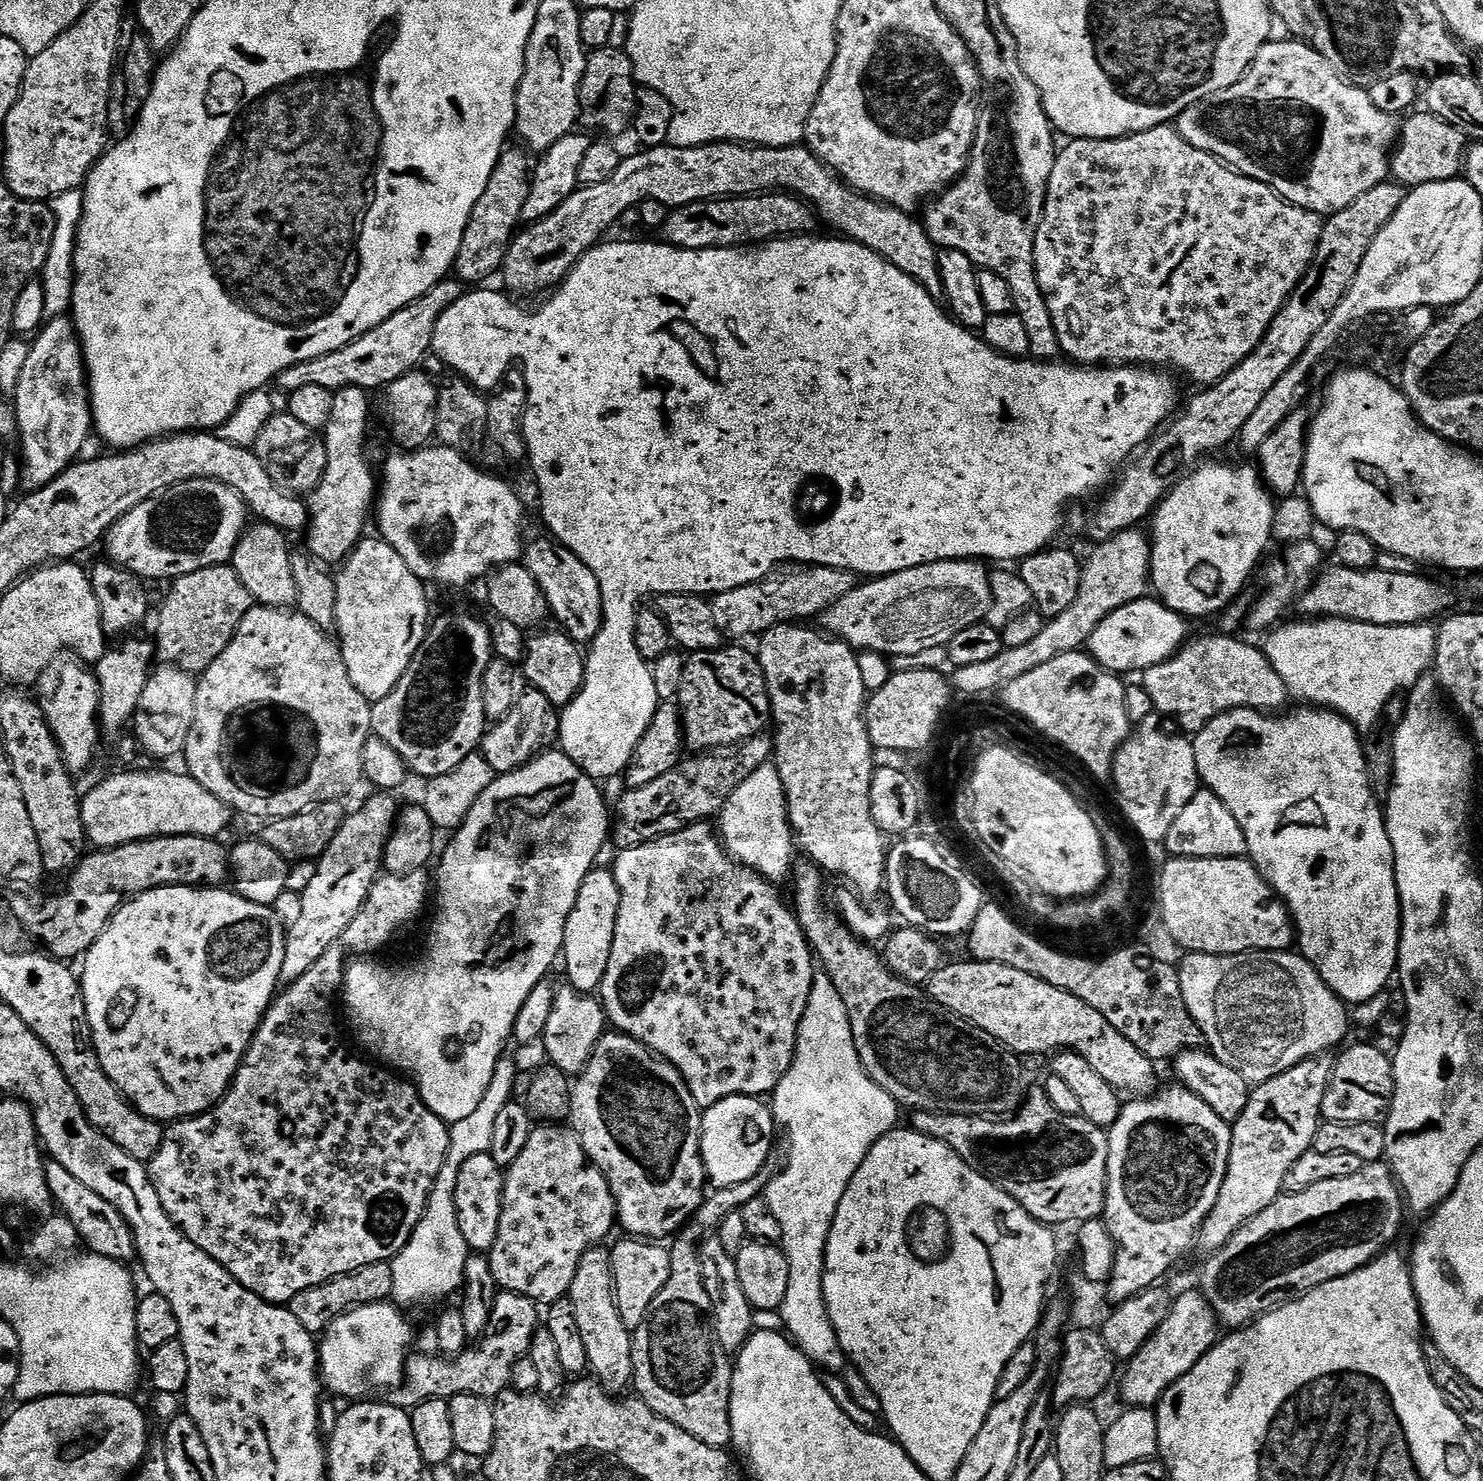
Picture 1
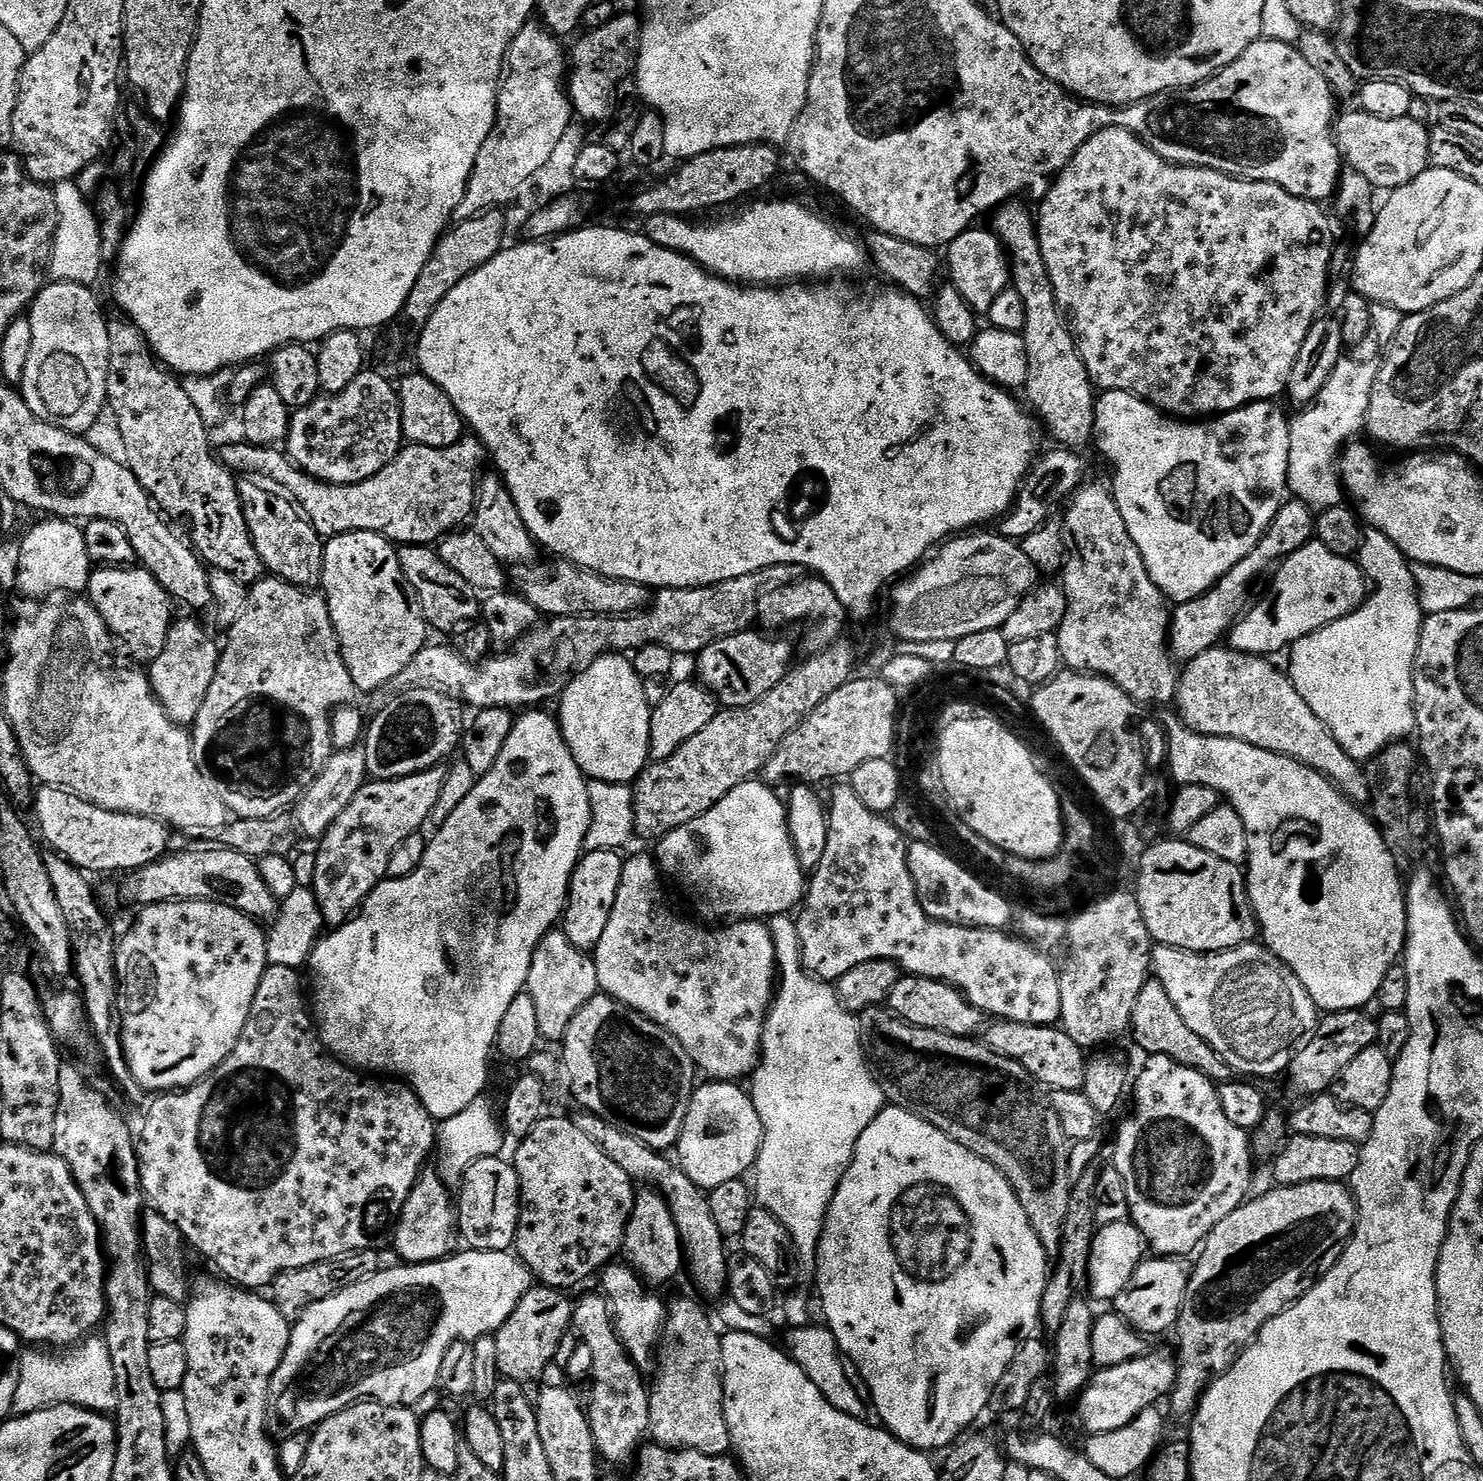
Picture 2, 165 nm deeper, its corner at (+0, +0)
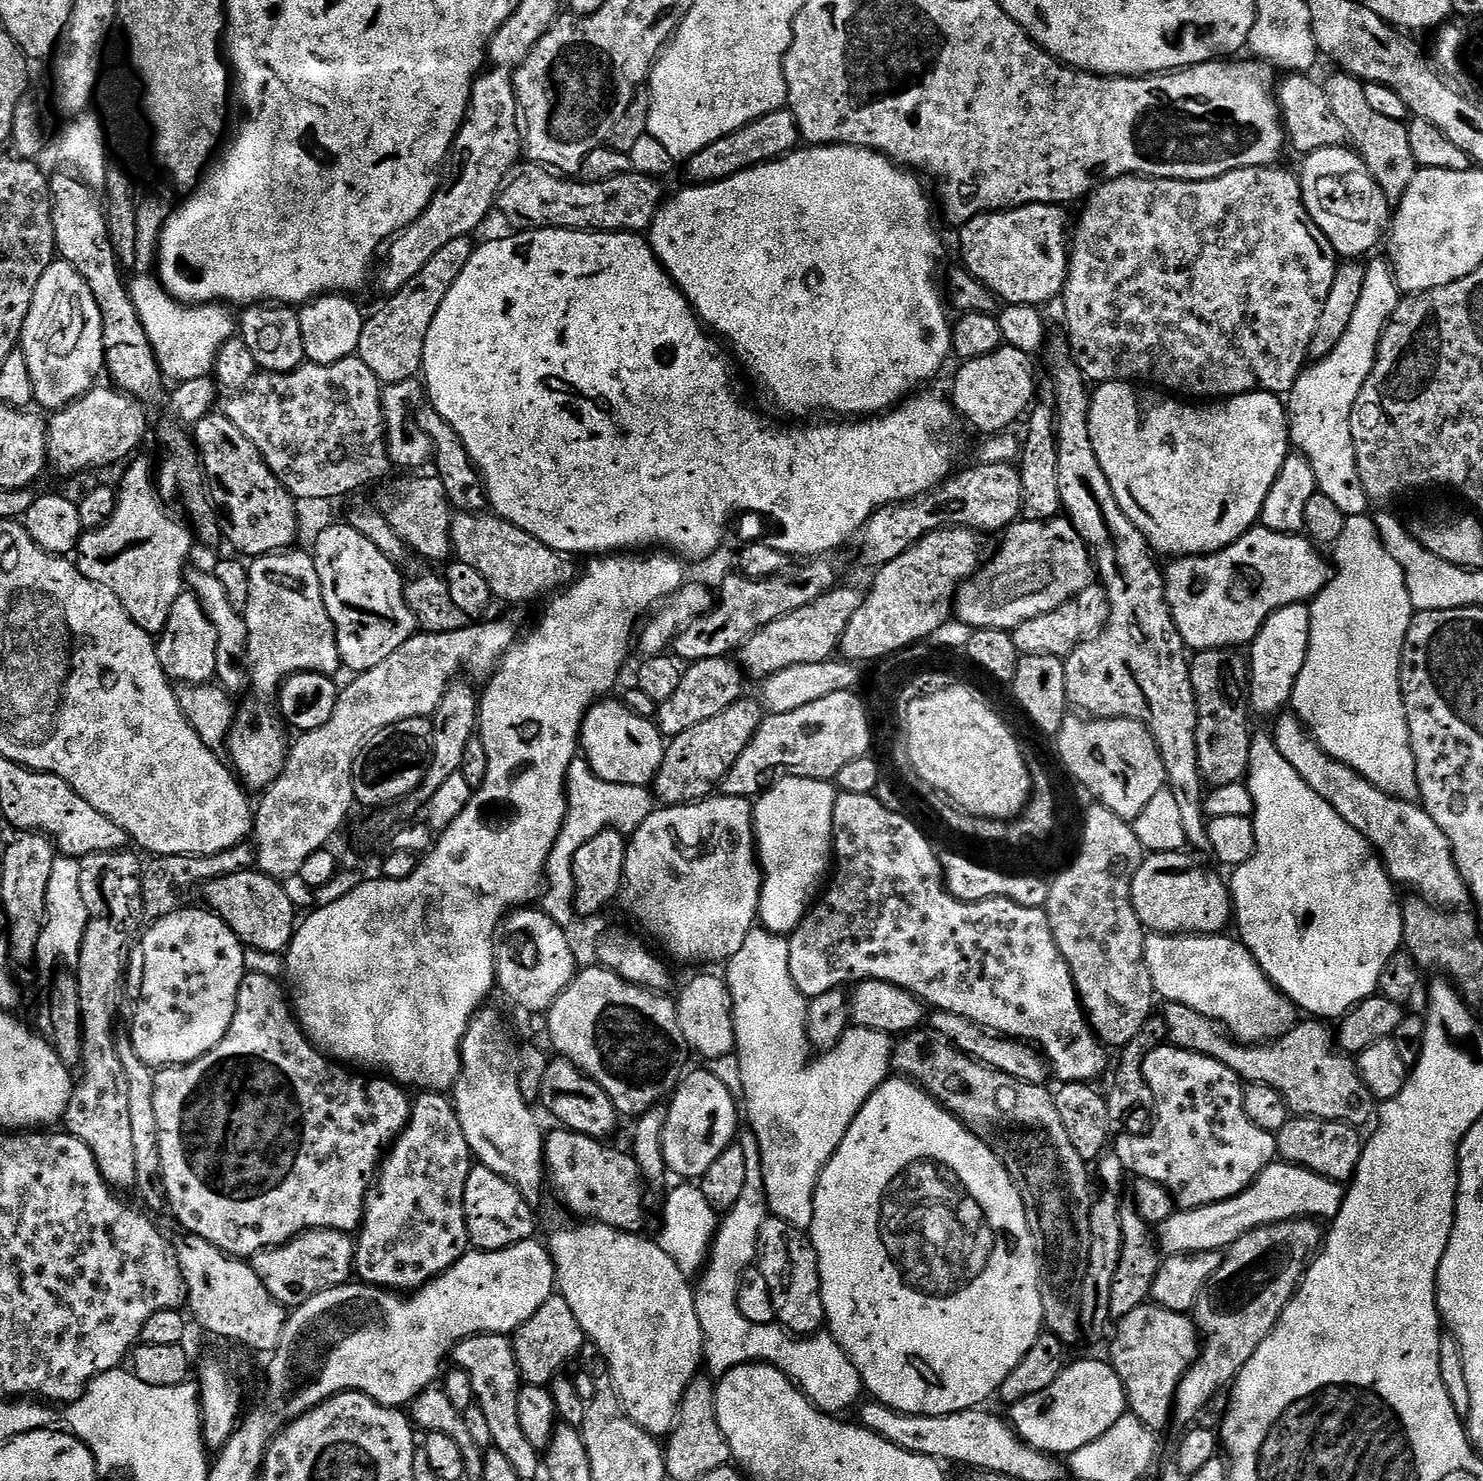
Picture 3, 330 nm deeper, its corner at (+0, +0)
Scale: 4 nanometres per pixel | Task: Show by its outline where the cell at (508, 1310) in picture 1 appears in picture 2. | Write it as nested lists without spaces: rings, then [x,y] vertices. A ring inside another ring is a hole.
[[[533,1286],[518,1302],[514,1314],[494,1333],[498,1342],[498,1370],[503,1379],[517,1380],[519,1384],[543,1381],[546,1366],[553,1364],[562,1338],[572,1328],[574,1300],[568,1296],[571,1295],[567,1291],[558,1288]]]

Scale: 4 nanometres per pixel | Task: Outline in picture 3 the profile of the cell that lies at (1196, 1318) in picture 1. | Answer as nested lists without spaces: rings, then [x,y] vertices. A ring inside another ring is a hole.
[[[1107,1359],[1076,1360],[1065,1366],[1046,1390],[1011,1405],[1010,1423],[1031,1448],[1049,1454],[1071,1454],[1102,1438],[1128,1411],[1122,1382]]]

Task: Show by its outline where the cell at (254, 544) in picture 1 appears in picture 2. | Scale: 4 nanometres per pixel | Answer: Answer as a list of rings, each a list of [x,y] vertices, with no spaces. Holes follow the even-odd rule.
[[[119,319],[108,320],[110,358],[106,404],[109,409],[116,411],[116,428],[120,431],[121,442],[124,443],[123,463],[128,465],[134,478],[138,478],[140,485],[148,491],[157,509],[165,517],[192,524],[190,543],[209,569],[230,574],[245,586],[255,584],[265,575],[266,569],[262,558],[258,558],[258,550],[254,550],[254,542],[240,501],[237,477],[232,469],[225,466],[214,448],[212,452],[212,444],[208,441],[209,425],[204,423],[197,407],[190,402],[183,383],[156,359],[144,333],[139,332],[131,320]]]

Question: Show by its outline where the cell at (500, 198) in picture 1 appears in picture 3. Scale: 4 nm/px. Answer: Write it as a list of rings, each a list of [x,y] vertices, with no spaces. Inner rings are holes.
[[[467,236],[454,238],[447,246],[442,246],[402,290],[398,290],[384,304],[381,312],[369,315],[364,321],[362,342],[358,353],[360,360],[374,370],[381,385],[397,384],[407,380],[415,380],[421,375],[424,367],[424,351],[426,350],[426,330],[430,330],[430,322],[434,322],[434,314],[438,314],[438,306],[450,294],[450,286],[458,282],[458,274],[466,270],[466,262],[470,262],[474,251],[473,241]]]

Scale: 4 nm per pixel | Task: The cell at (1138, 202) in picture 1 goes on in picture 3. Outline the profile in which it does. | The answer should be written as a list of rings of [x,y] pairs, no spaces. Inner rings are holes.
[[[1280,166],[1243,168],[1227,172],[1213,180],[1154,180],[1151,176],[1123,176],[1103,181],[1087,197],[1084,206],[1084,213],[1077,224],[1075,221],[1070,236],[1068,277],[1064,283],[1062,301],[1064,300],[1064,320],[1072,335],[1067,337],[1066,343],[1073,360],[1082,370],[1085,381],[1096,386],[1115,380],[1147,382],[1169,393],[1199,398],[1204,402],[1245,396],[1248,392],[1287,394],[1292,391],[1294,382],[1304,371],[1309,359],[1310,338],[1314,338],[1314,330],[1318,330],[1318,318],[1322,318],[1322,306],[1326,306],[1326,297],[1330,294],[1330,285],[1334,283],[1338,267],[1336,251],[1306,210],[1295,171],[1283,172]]]

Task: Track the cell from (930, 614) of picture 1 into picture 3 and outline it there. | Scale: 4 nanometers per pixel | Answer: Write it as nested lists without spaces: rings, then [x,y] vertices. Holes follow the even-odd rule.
[[[1067,518],[1055,520],[1021,519],[1003,533],[1004,541],[992,561],[985,563],[972,579],[957,590],[954,601],[955,619],[966,622],[973,630],[1003,628],[1011,630],[1038,614],[1050,614],[1094,583],[1094,557],[1084,540]]]

